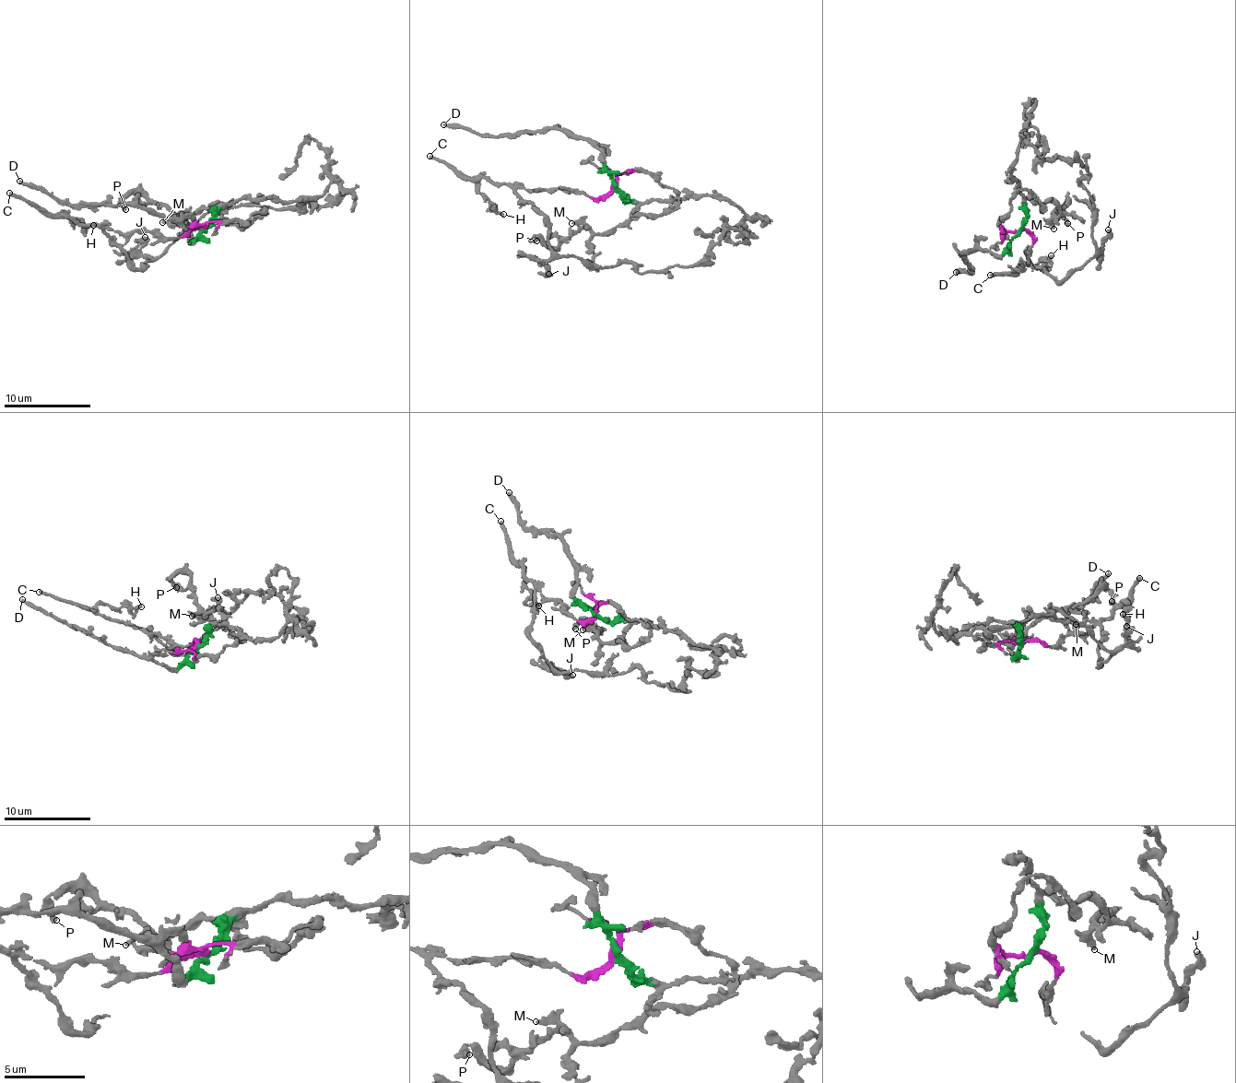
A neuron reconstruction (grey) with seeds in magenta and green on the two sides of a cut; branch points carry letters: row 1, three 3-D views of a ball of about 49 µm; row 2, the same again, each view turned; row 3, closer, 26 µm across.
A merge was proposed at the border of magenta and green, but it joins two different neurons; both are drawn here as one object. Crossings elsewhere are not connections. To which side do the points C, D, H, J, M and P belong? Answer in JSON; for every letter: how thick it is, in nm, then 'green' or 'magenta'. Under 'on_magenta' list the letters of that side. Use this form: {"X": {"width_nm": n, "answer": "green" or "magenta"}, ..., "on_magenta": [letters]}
{"C": {"width_nm": 240, "answer": "magenta"}, "D": {"width_nm": 260, "answer": "green"}, "H": {"width_nm": 200, "answer": "magenta"}, "J": {"width_nm": 360, "answer": "magenta"}, "M": {"width_nm": 280, "answer": "green"}, "P": {"width_nm": 320, "answer": "green"}, "on_magenta": ["C", "H", "J"]}

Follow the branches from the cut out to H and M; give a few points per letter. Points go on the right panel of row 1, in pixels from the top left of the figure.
H: (1019, 230), (1033, 243), (1030, 254), (1026, 252), (1030, 264), (1026, 262), (1021, 273), (1017, 269), (1050, 255)
M: (1019, 230), (1028, 200), (1041, 204), (1049, 200), (1059, 214), (1052, 222), (1053, 229)

